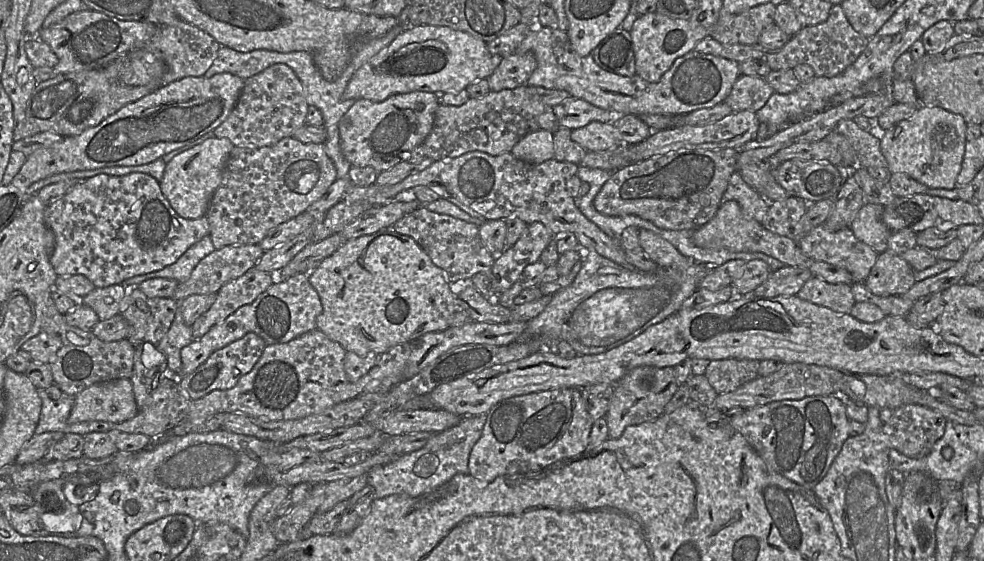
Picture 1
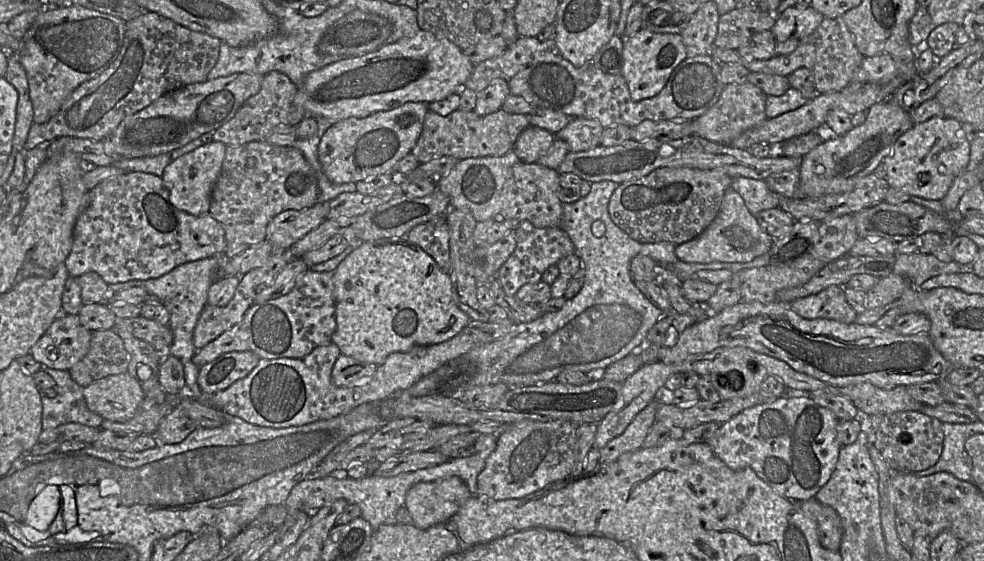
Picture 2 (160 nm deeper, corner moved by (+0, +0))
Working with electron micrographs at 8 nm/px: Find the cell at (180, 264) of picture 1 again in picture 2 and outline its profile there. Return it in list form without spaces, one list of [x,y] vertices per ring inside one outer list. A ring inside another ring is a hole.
[[[214,255],[212,257],[187,262],[175,267],[173,270],[159,278],[130,280],[108,285],[109,293],[116,293],[132,287],[141,287],[149,294],[156,295],[160,298],[161,303],[169,312],[168,327],[173,334],[172,344],[166,354],[175,356],[182,362],[185,379],[185,393],[198,401],[207,402],[207,397],[203,395],[197,384],[200,367],[193,363],[193,356],[197,351],[193,344],[193,334],[198,318],[204,306],[207,304],[208,290],[215,280],[215,273],[219,269],[222,271],[222,257],[222,255]]]

